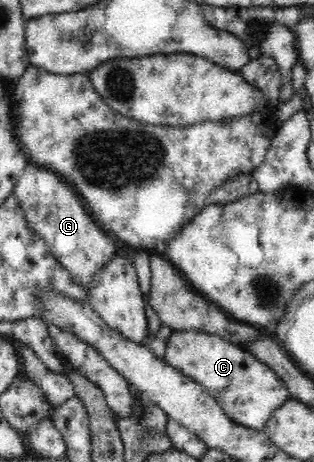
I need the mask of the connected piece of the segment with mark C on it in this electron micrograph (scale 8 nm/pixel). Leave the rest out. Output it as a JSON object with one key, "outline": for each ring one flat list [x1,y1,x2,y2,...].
{"outline":[[197,330,173,331,163,358,210,392,229,419,248,428,263,429,268,417,290,398,287,386,266,363,218,335]]}

